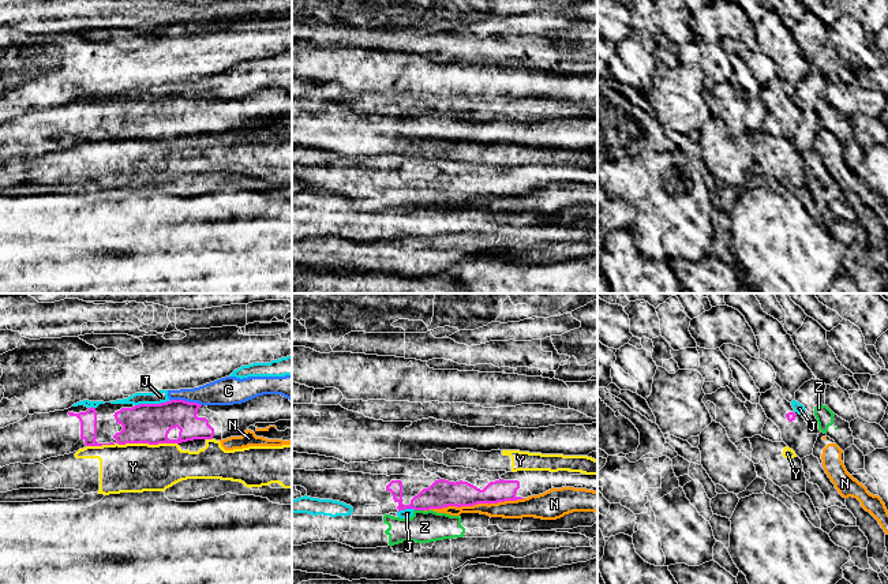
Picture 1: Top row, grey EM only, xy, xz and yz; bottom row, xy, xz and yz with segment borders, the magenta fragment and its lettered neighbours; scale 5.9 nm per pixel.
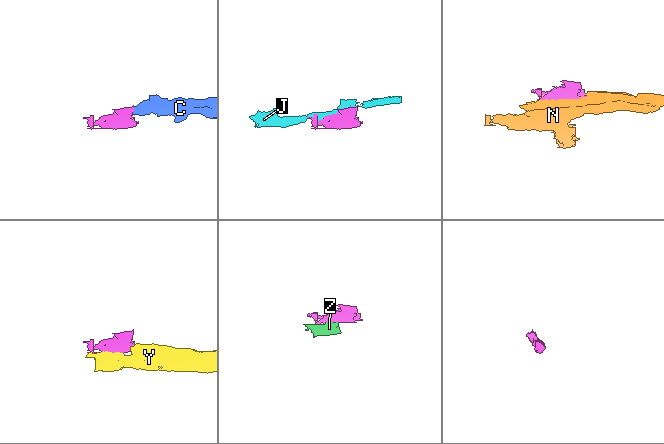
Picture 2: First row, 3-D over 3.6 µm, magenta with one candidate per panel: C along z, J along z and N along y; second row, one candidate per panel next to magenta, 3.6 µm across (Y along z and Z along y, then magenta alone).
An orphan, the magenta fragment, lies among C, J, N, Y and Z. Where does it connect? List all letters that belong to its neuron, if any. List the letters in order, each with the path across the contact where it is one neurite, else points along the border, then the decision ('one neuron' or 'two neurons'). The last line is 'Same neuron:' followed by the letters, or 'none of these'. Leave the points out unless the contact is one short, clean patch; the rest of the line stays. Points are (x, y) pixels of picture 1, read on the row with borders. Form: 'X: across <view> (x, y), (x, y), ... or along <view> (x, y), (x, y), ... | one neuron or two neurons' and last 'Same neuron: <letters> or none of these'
C: along xy (171, 399), (197, 401), (201, 405) | two neurons
J: two neurons
N: two neurons
Y: along xy (178, 444), (102, 444), (86, 446) | two neurons
Z: along xz (415, 509), (423, 510) | two neurons
Same neuron: none of these

